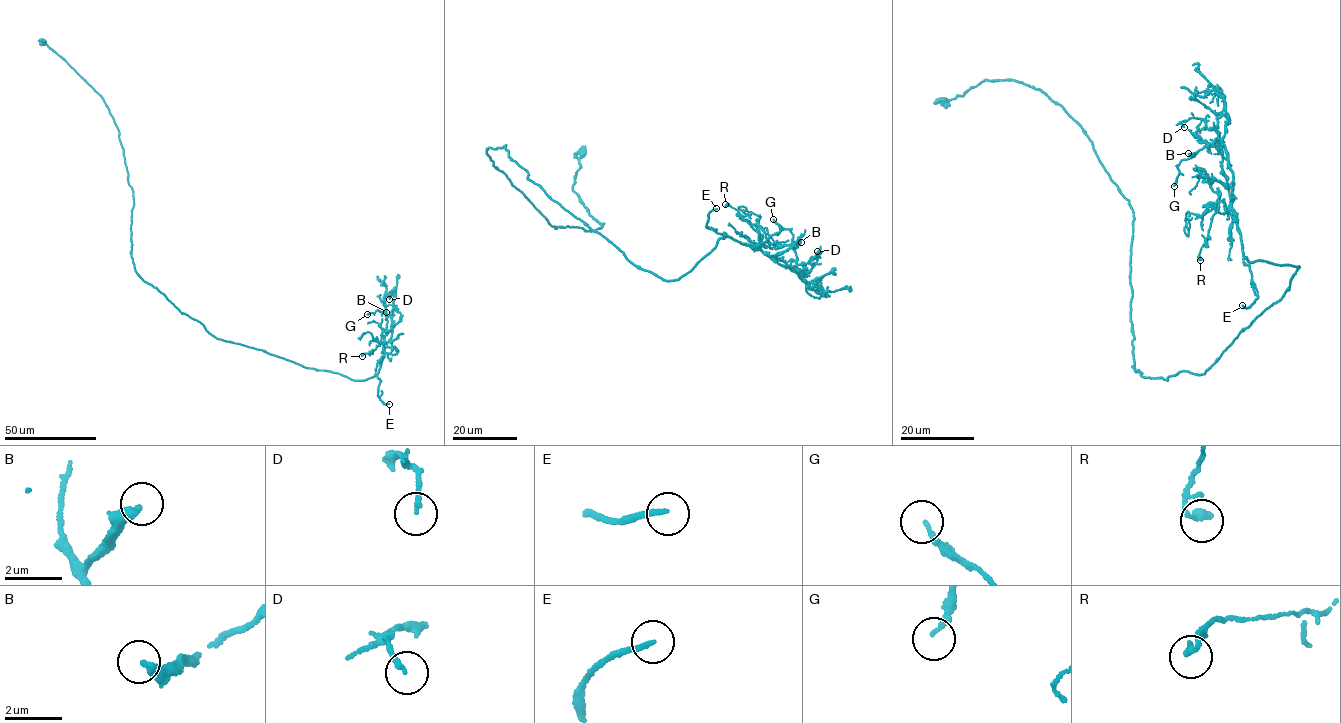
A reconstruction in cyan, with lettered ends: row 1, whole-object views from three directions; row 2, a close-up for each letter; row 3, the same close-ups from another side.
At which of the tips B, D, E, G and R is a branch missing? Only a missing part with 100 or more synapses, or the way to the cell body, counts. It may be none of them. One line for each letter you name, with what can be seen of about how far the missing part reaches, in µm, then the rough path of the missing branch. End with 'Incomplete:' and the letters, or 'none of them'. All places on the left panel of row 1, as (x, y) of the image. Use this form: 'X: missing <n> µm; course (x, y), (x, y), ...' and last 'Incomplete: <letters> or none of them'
E: missing 5 µm
Incomplete: E

